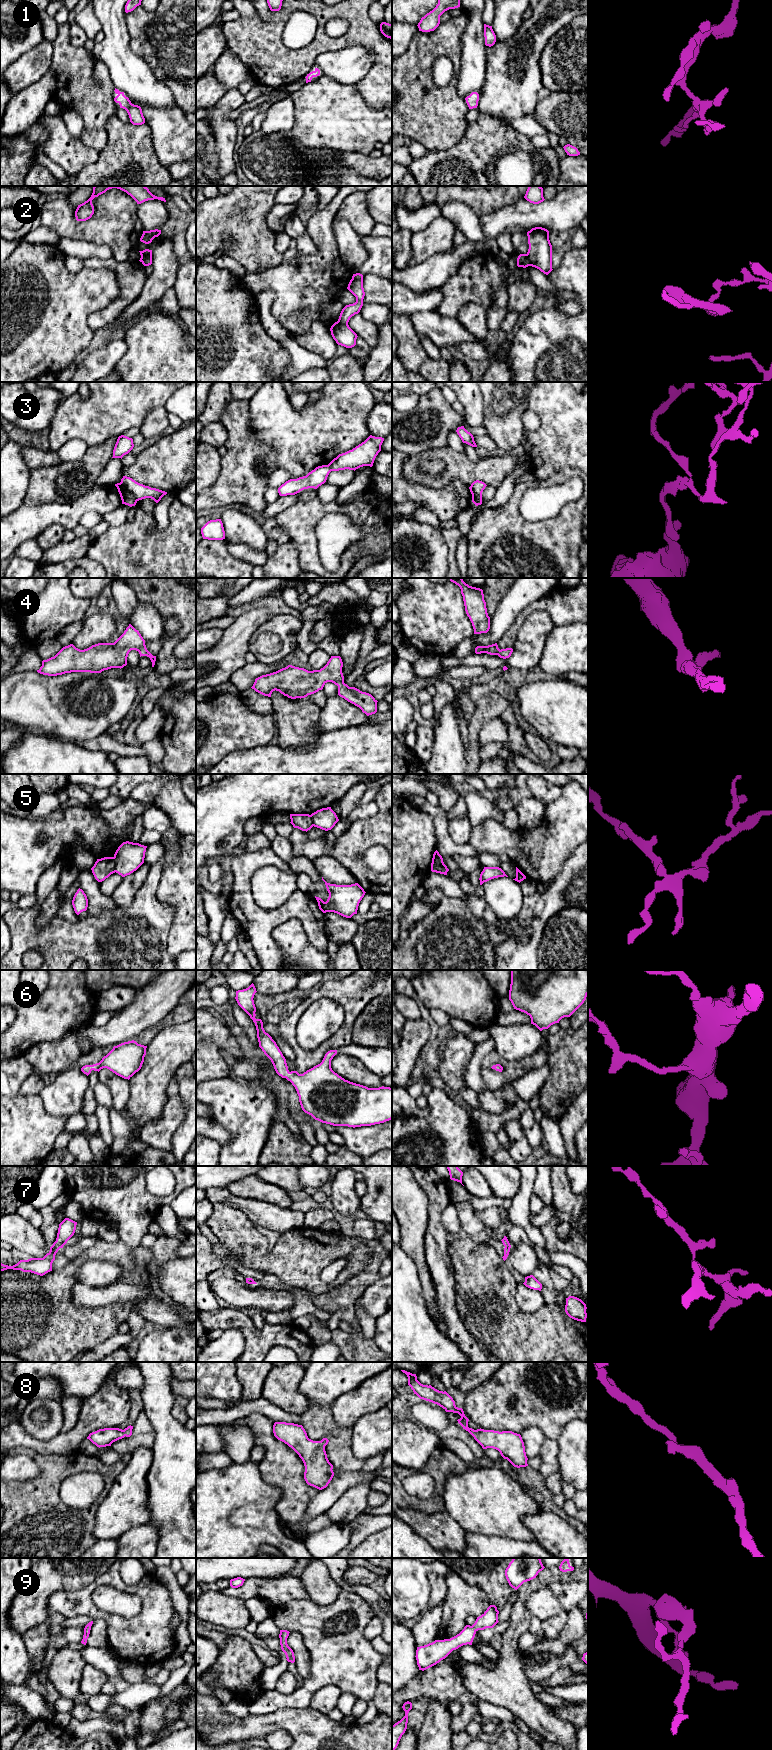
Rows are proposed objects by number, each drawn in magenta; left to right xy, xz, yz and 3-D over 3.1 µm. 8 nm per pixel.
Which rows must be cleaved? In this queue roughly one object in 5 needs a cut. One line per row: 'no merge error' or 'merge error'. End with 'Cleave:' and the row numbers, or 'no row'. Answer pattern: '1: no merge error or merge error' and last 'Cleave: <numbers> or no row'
1: no merge error
2: merge error
3: merge error
4: no merge error
5: merge error
6: no merge error
7: no merge error
8: no merge error
9: no merge error
Cleave: 2, 3, 5

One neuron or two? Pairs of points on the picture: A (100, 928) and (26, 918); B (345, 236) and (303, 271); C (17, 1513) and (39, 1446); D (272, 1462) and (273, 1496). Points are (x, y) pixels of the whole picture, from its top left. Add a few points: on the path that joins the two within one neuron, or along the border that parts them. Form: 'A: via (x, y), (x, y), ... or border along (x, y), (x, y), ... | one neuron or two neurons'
A: via (81, 934), (42, 934) | one neuron
B: border along (333, 220), (333, 235), (338, 254), (346, 265) | two neurons
C: border along (14, 1447), (28, 1447), (40, 1454), (60, 1455) | two neurons
D: border along (259, 1466), (262, 1477), (281, 1491), (276, 1508) | two neurons

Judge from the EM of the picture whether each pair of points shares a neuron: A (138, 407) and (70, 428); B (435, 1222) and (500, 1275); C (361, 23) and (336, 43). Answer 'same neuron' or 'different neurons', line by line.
A: same neuron
B: different neurons
C: same neuron

